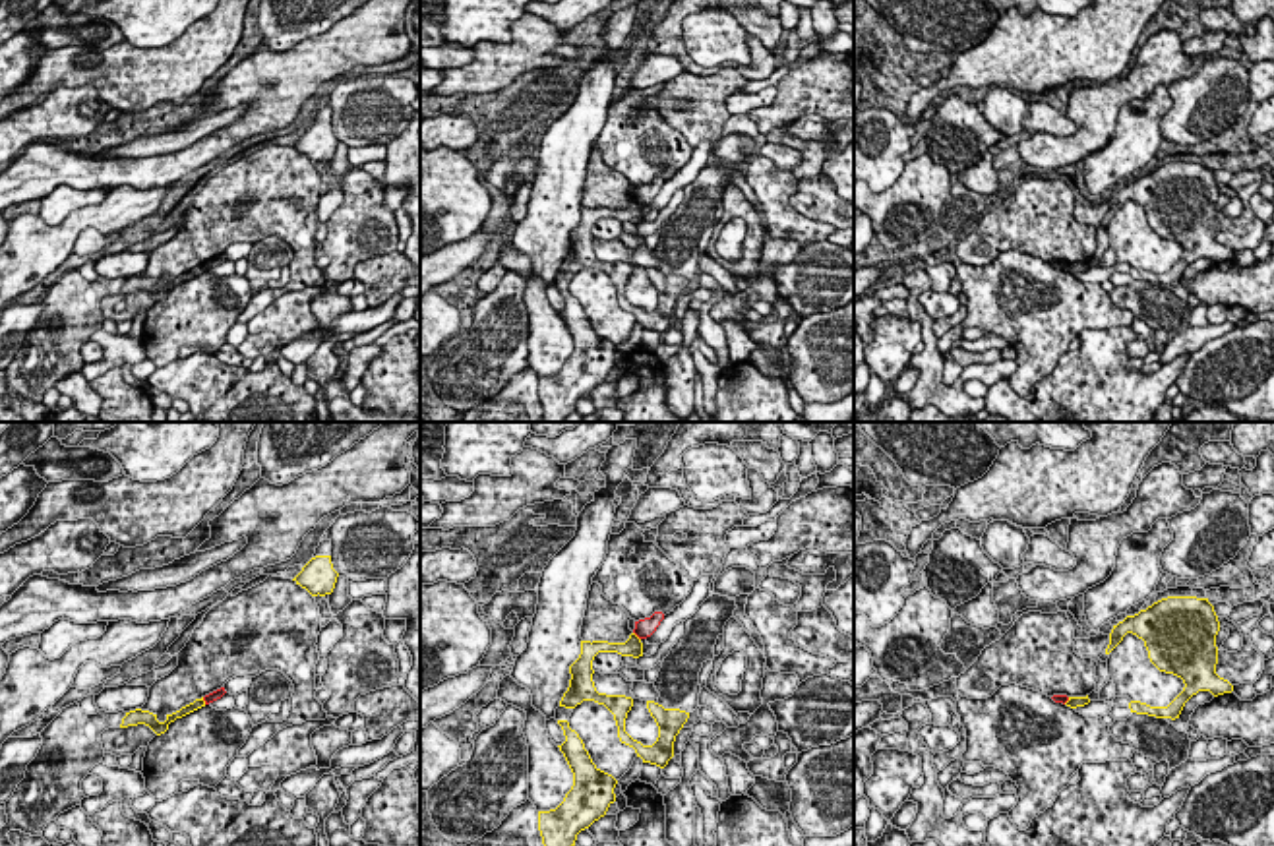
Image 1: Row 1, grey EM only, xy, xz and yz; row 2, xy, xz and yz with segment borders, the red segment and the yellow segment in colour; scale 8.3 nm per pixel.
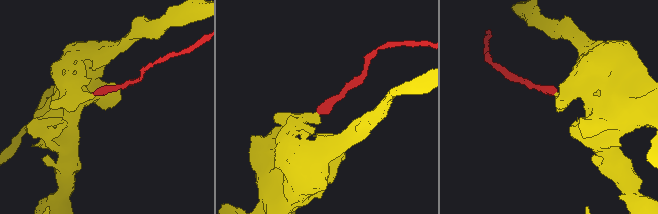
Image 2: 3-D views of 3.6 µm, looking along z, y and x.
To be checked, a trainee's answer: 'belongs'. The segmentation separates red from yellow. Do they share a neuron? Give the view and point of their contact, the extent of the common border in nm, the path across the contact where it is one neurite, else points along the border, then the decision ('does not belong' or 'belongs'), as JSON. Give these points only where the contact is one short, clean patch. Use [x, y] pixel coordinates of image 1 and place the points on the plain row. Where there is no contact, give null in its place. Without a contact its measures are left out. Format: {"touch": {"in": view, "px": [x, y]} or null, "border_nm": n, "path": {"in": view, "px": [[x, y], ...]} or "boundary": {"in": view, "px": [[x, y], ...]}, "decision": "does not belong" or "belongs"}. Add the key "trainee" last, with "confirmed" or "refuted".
{"touch": {"in": "xz", "px": [636, 200]}, "border_nm": 100, "boundary": {"in": "xz", "px": [[634, 198], [639, 206]]}, "decision": "does not belong", "trainee": "refuted"}

